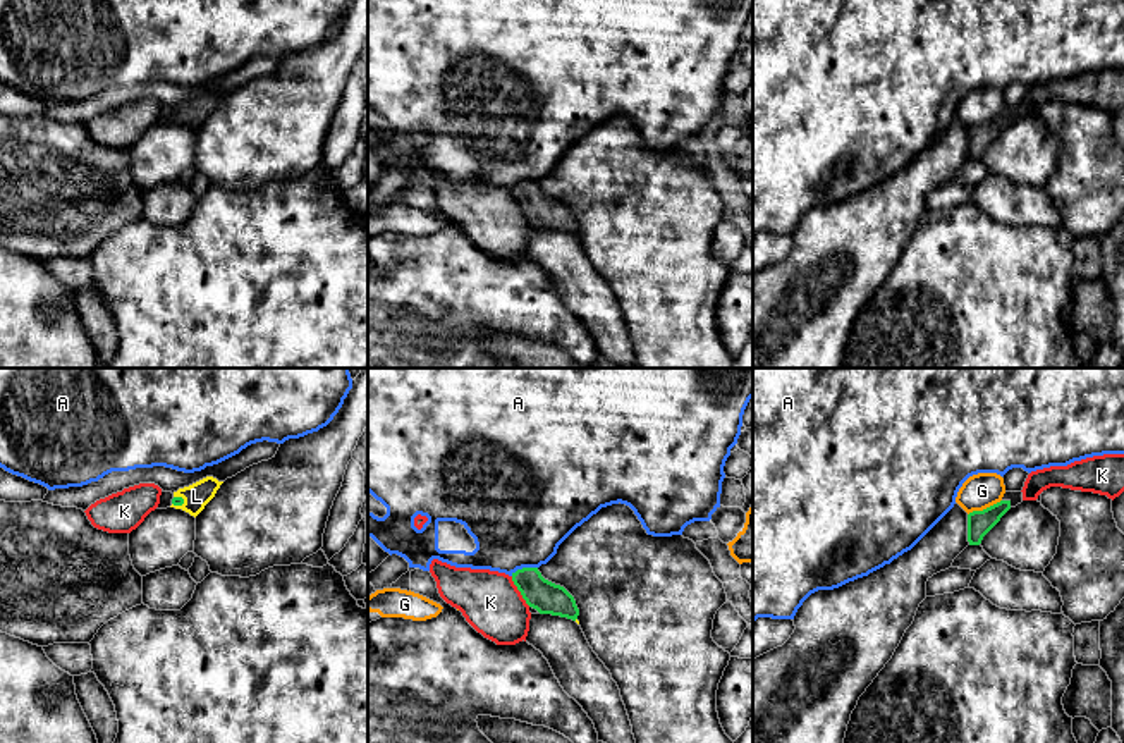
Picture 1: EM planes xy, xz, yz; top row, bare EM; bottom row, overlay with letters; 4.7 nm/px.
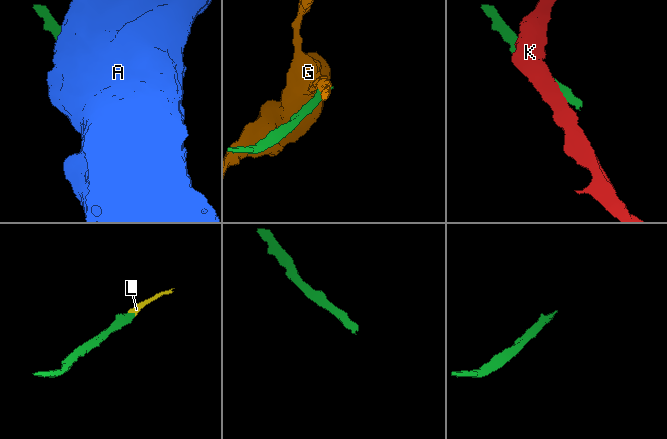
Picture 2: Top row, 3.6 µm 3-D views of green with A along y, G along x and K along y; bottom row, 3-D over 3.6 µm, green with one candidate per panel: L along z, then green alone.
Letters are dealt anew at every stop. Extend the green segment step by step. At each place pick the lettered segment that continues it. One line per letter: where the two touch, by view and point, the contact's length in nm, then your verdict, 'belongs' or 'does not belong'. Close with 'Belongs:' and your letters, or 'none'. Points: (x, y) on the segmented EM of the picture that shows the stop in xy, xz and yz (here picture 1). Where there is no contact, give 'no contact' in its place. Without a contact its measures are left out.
A: contact xz (523, 568); length 130 nm; does not belong
G: contact yz (983, 509); length 180 nm; does not belong
K: contact xz (519, 590); length 170 nm; does not belong
L: contact xy (179, 504); length 70 nm; belongs
Belongs: L

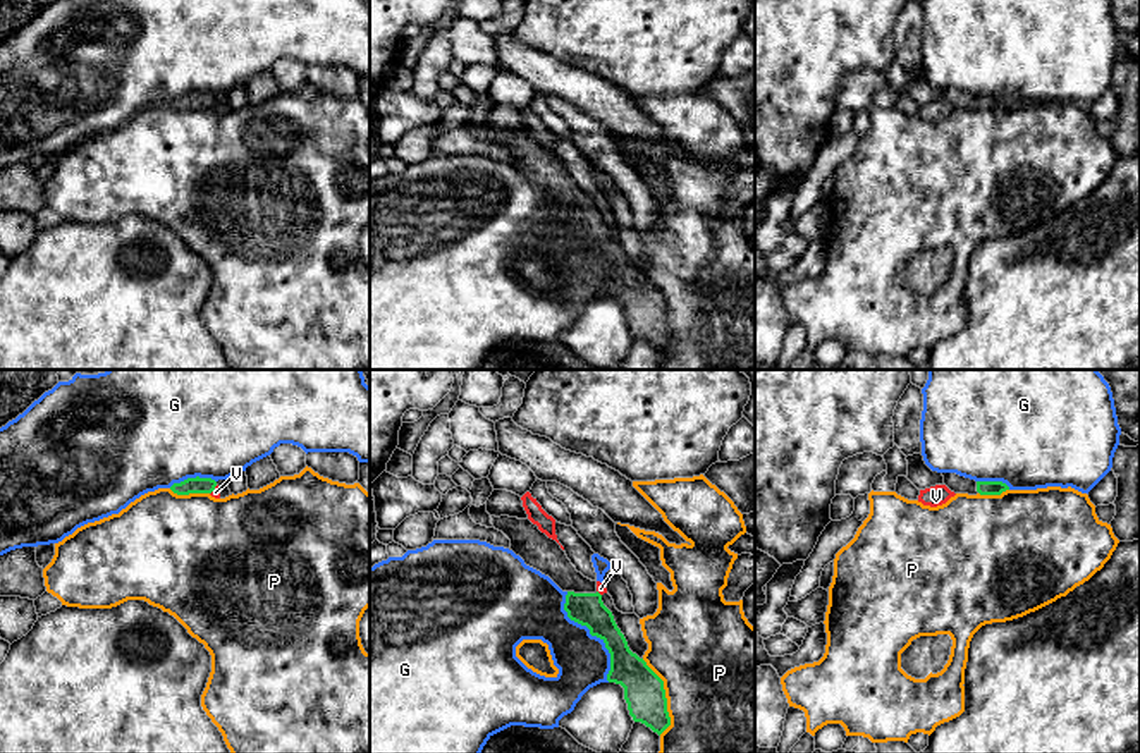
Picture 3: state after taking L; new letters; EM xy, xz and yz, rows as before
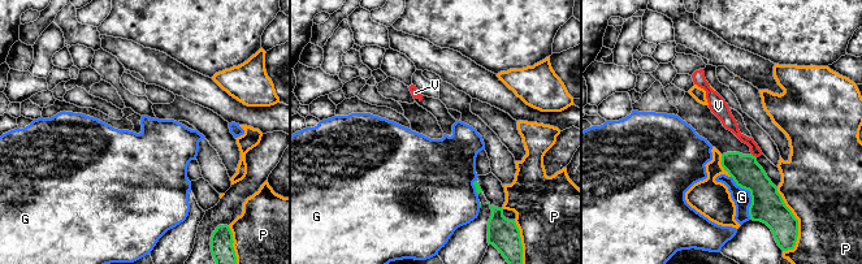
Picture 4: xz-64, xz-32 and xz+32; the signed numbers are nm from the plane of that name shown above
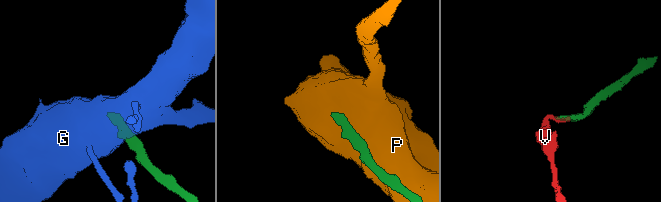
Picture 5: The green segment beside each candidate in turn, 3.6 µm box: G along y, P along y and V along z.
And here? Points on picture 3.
G: contact xz (592, 635); length 460 nm; does not belong
P: contact xz (664, 697); length 380 nm; does not belong
V: contact xy (214, 489); length 60 nm; does not belong
Belongs: none

